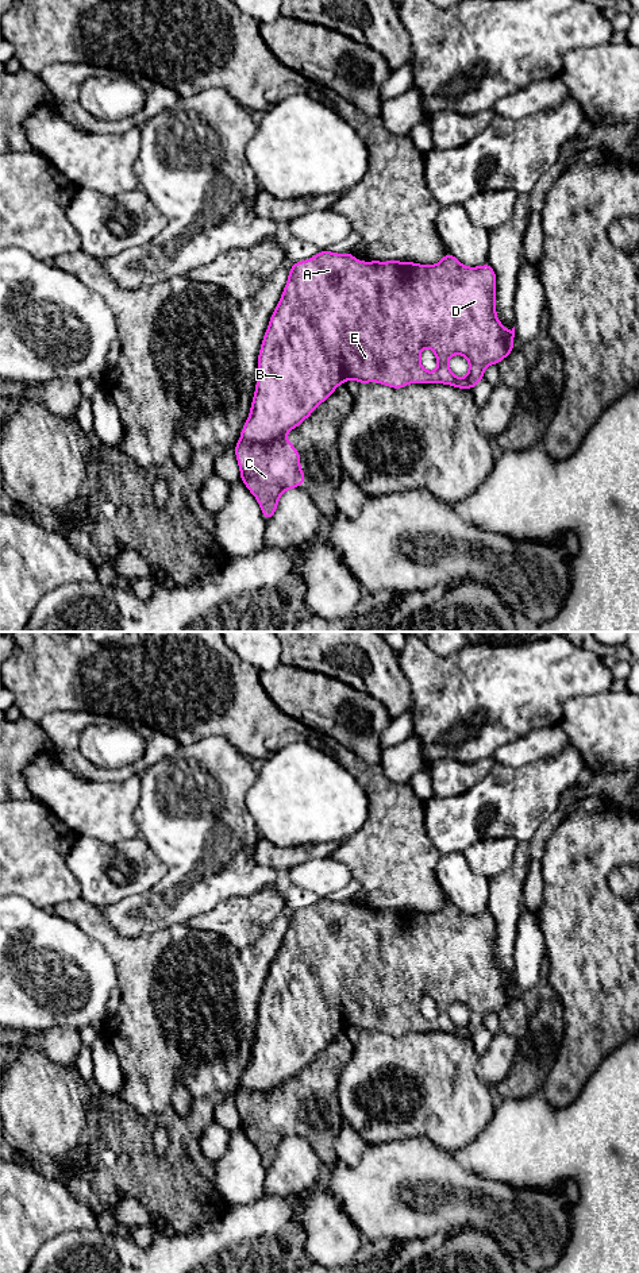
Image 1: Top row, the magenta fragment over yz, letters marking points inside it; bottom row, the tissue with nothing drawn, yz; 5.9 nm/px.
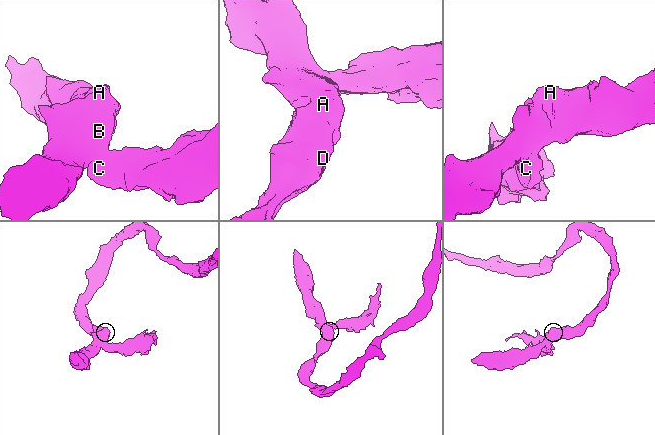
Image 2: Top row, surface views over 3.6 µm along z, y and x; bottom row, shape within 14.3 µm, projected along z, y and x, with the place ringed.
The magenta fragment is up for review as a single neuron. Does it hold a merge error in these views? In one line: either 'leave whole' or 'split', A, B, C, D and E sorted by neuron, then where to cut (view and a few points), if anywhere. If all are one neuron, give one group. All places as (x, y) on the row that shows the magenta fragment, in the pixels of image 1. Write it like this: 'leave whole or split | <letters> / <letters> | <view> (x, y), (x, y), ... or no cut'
split | A B D E / C | yz (284, 435), (268, 443), (241, 440)

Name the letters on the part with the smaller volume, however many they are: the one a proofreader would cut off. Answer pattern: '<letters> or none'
C

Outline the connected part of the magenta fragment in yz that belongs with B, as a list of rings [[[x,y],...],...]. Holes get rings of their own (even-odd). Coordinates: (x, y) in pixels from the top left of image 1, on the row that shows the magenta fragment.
[[[327,250],[319,251],[313,258],[293,263],[289,270],[288,282],[282,296],[270,317],[269,327],[263,335],[262,346],[258,355],[257,386],[251,402],[250,416],[240,431],[240,440],[254,441],[259,444],[269,444],[273,440],[285,436],[289,431],[299,427],[308,418],[313,409],[324,402],[334,390],[343,382],[357,379],[358,383],[378,382],[392,389],[401,389],[408,383],[446,383],[458,389],[471,390],[480,381],[484,379],[484,369],[489,364],[499,364],[513,351],[515,327],[509,332],[501,325],[496,315],[496,273],[490,263],[478,267],[463,266],[454,255],[446,252],[443,259],[436,265],[419,265],[415,262],[361,262],[354,258],[351,252],[335,254]],[[424,347],[430,347],[436,359],[438,369],[428,373],[420,363],[420,354]],[[461,354],[469,360],[469,374],[463,378],[455,377],[447,362],[455,355]]]

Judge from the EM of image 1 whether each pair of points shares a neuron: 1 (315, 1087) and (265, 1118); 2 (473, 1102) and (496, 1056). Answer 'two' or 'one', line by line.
1: one
2: two

